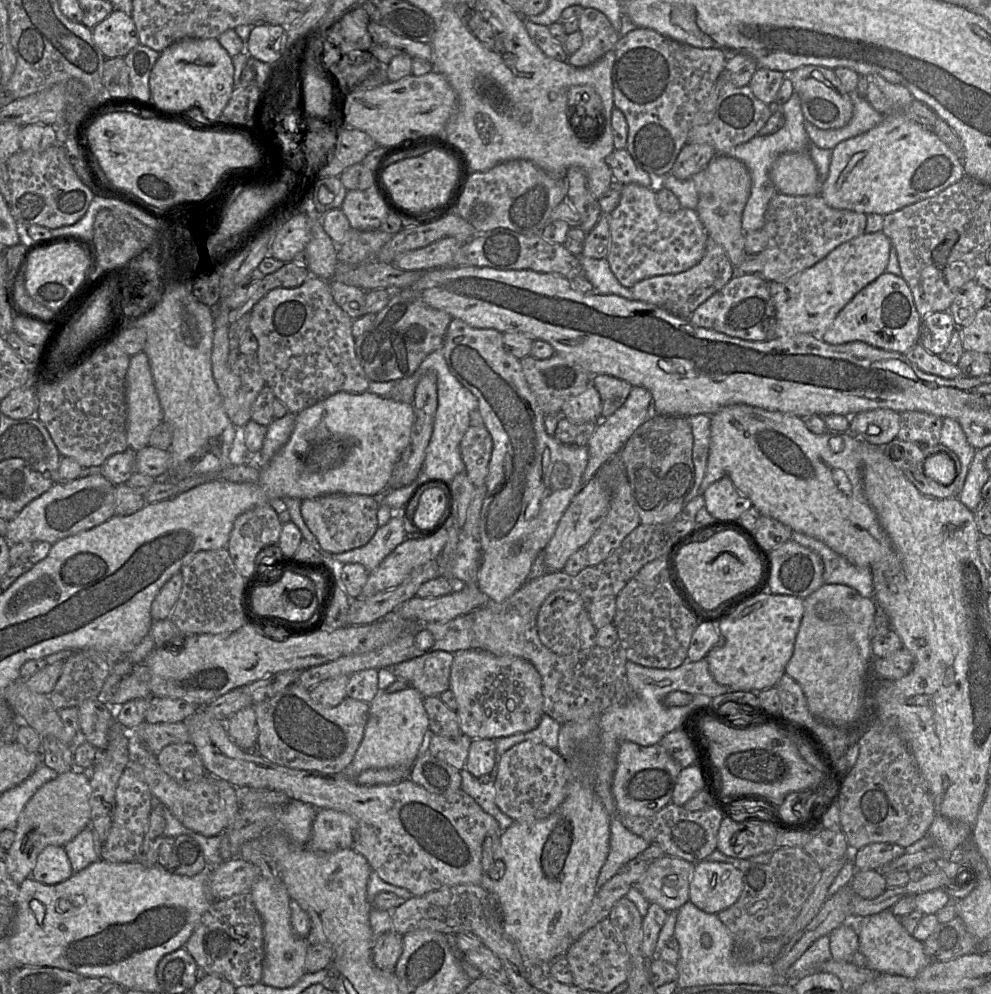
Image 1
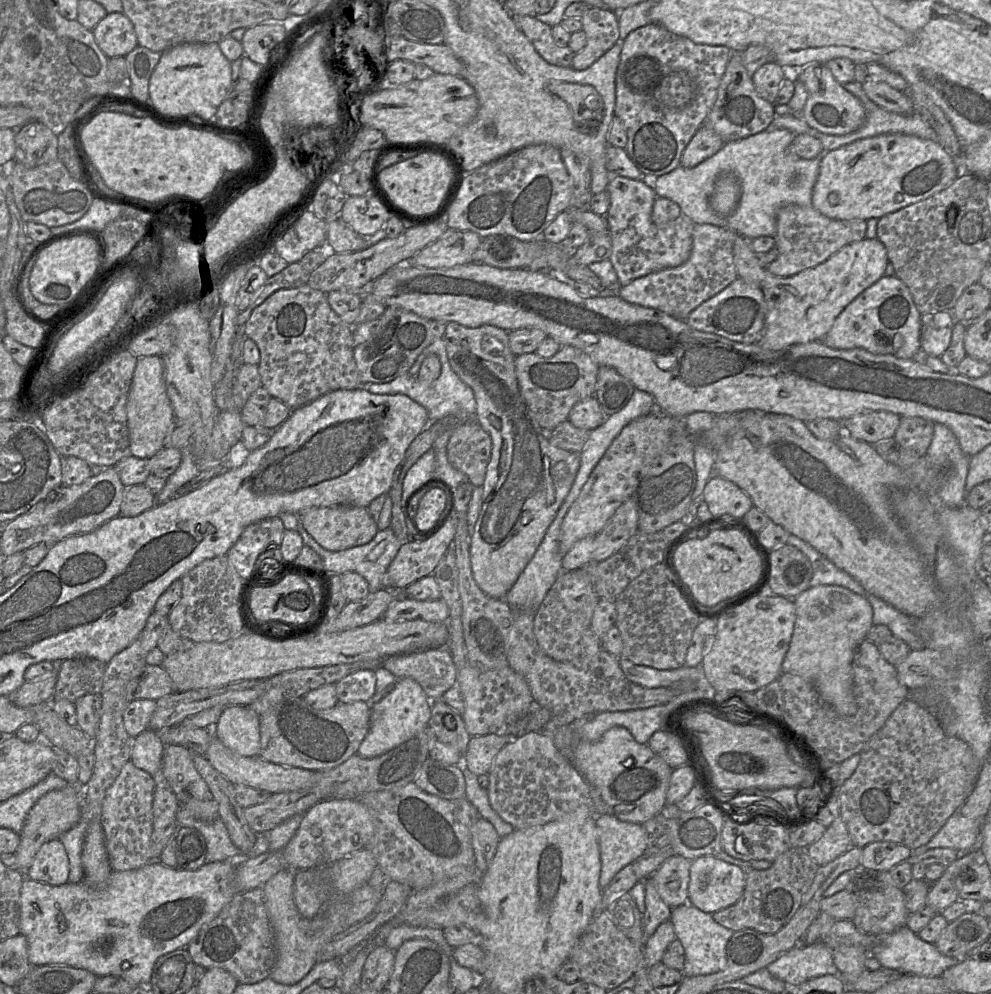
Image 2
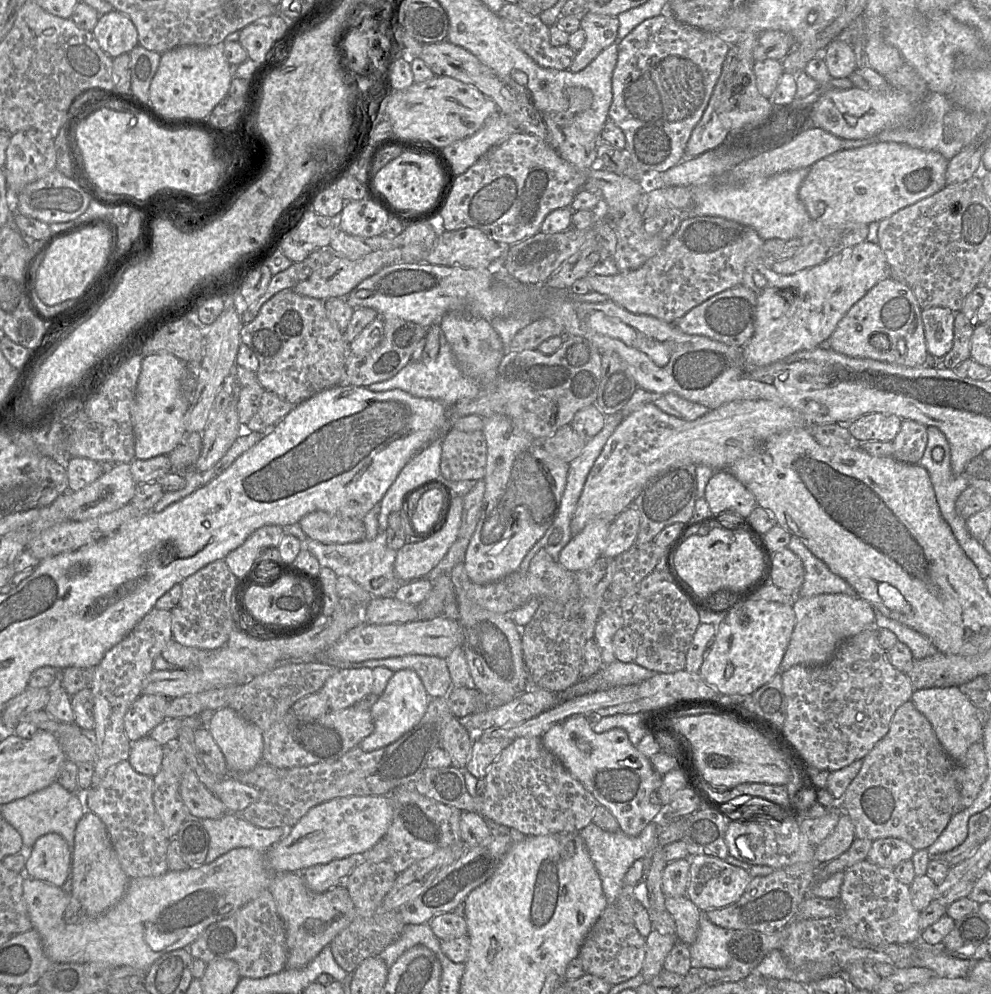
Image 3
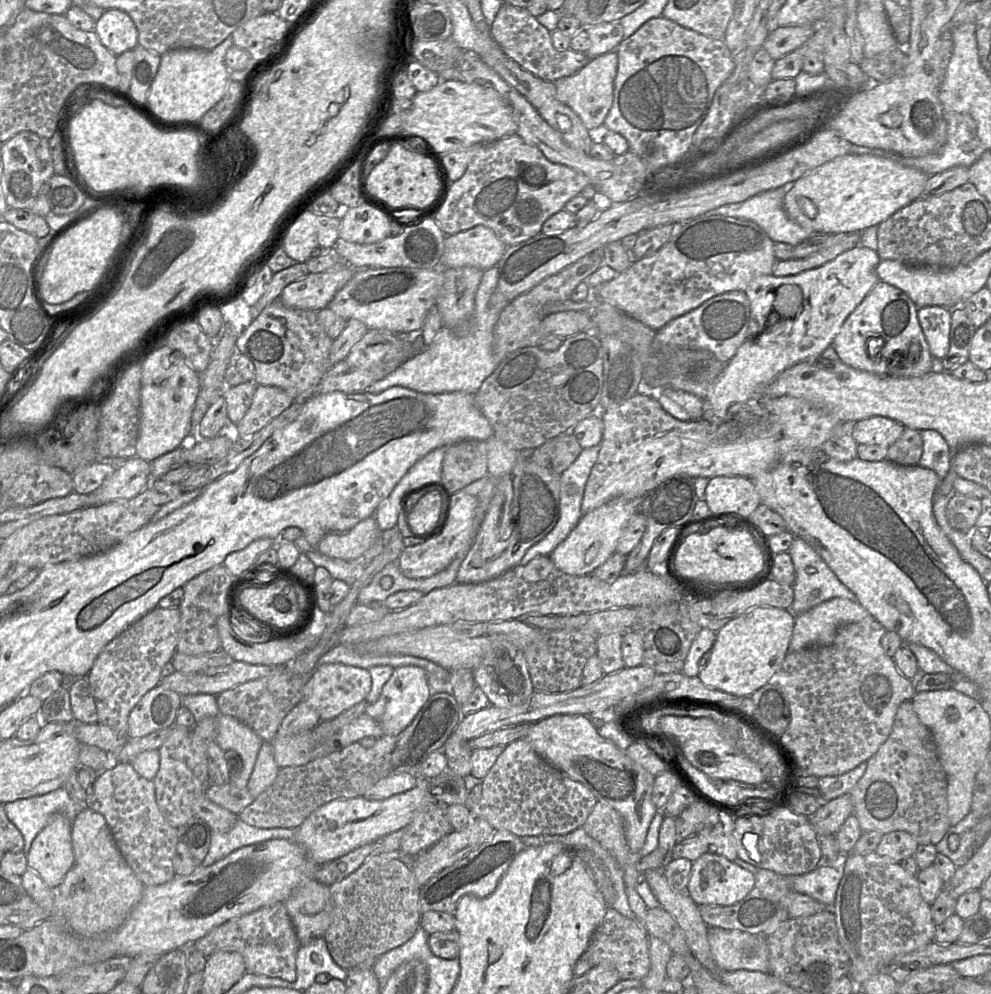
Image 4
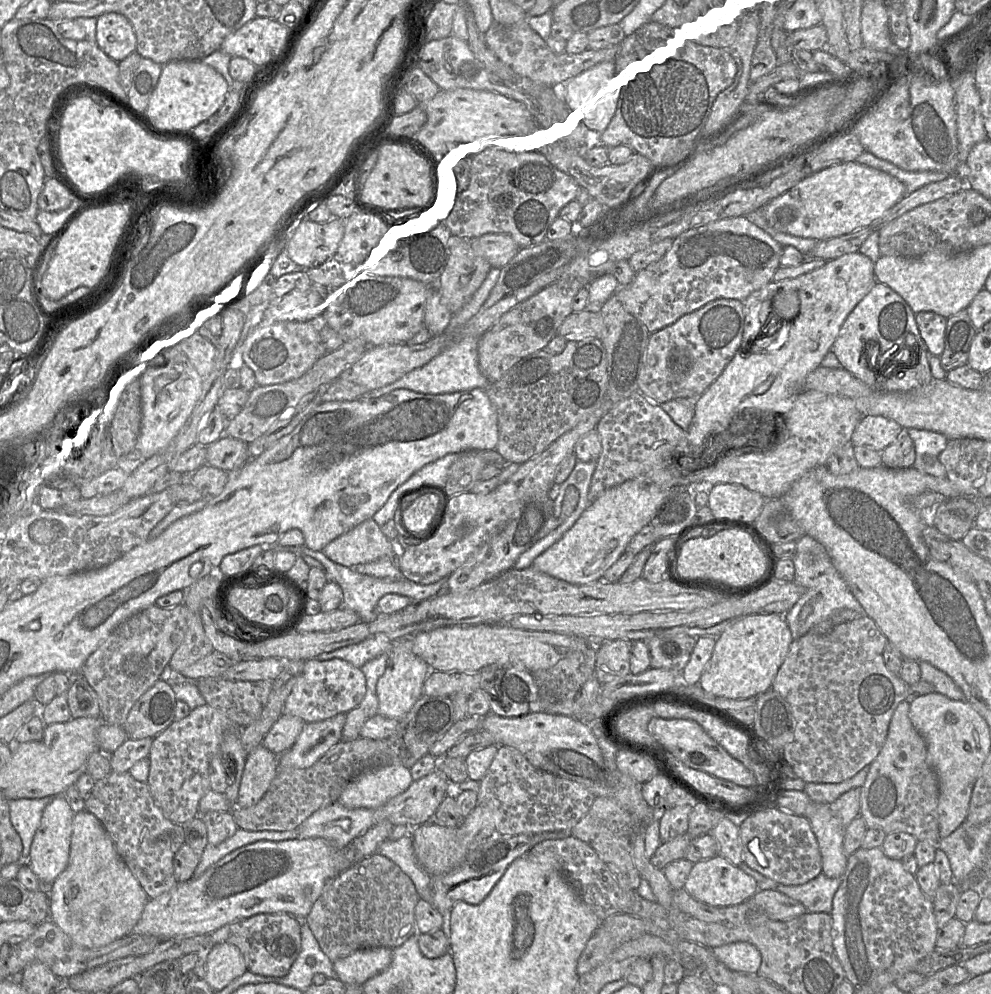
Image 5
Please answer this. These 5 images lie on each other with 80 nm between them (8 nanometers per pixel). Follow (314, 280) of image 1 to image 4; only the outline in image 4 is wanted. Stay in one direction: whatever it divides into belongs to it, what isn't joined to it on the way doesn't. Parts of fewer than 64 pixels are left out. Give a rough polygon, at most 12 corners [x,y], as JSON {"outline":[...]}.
{"outline":[[275,300],[239,334],[256,385],[316,395],[333,340]]}

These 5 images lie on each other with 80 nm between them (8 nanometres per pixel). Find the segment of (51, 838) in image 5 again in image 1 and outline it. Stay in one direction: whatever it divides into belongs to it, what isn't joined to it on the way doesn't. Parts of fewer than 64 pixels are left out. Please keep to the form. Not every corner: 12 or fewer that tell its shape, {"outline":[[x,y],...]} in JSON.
{"outline":[[49,845],[30,877],[47,885],[73,873],[64,847]]}

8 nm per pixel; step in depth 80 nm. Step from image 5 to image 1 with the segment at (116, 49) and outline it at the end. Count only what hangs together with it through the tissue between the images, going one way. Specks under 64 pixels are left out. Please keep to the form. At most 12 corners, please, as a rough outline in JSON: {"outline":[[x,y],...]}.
{"outline":[[113,10],[92,28],[106,58],[139,43],[131,15]]}

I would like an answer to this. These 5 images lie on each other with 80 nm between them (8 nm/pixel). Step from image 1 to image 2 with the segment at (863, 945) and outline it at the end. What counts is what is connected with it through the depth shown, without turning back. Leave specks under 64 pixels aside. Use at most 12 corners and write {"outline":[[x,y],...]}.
{"outline":[[906,926],[876,936],[881,968],[940,977],[958,959]]}

